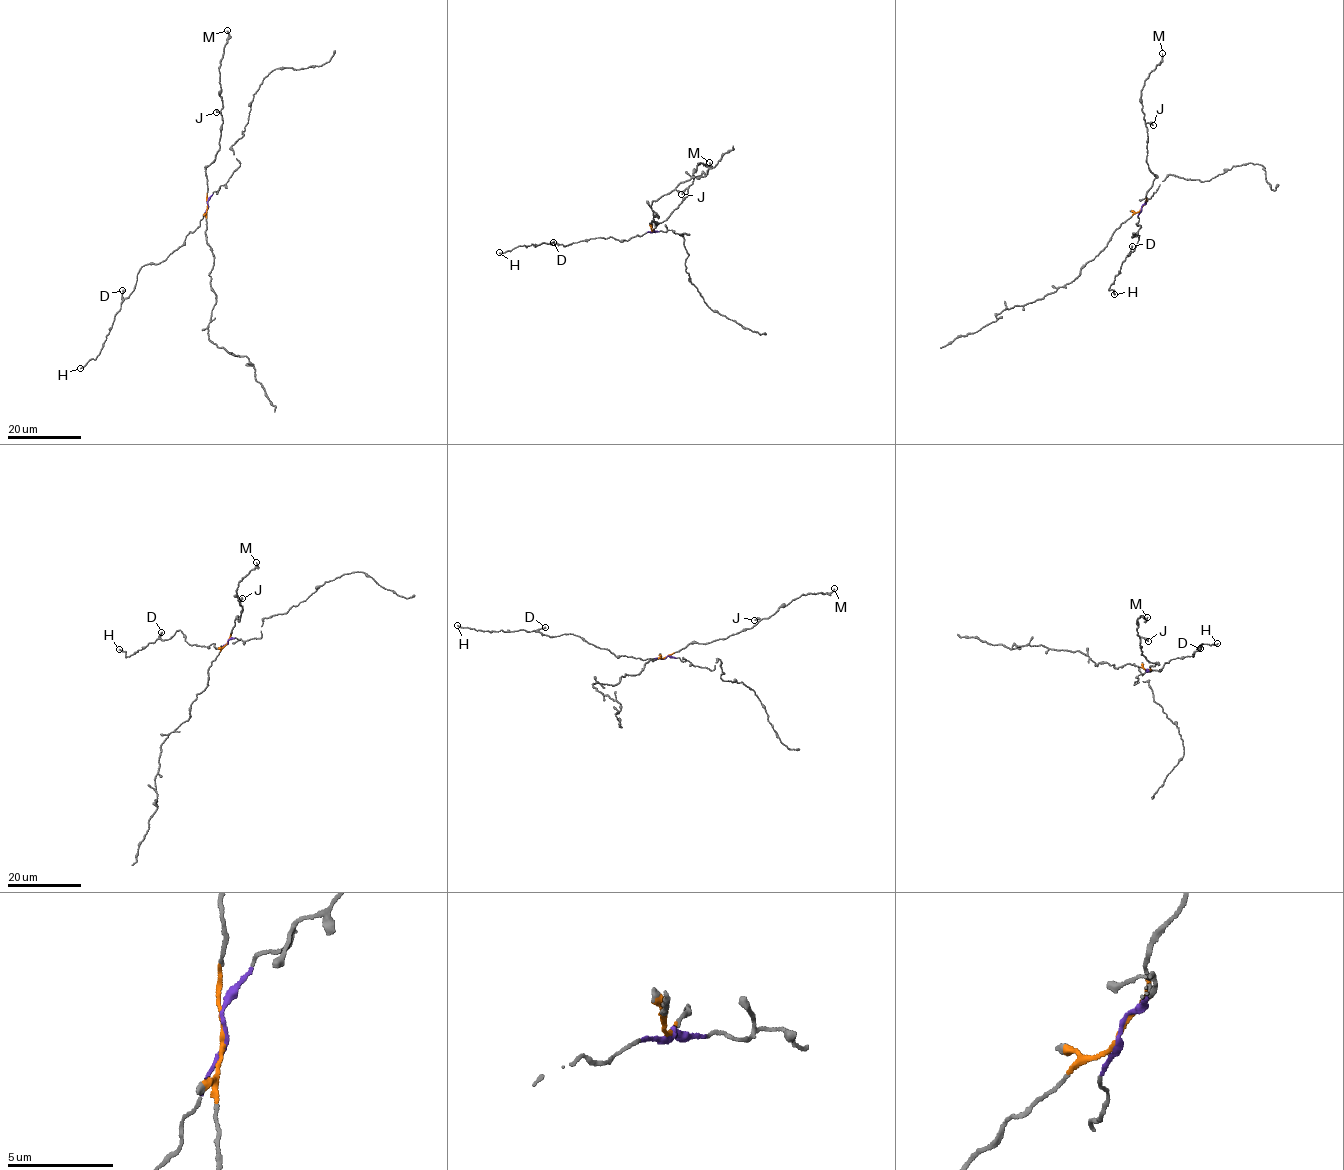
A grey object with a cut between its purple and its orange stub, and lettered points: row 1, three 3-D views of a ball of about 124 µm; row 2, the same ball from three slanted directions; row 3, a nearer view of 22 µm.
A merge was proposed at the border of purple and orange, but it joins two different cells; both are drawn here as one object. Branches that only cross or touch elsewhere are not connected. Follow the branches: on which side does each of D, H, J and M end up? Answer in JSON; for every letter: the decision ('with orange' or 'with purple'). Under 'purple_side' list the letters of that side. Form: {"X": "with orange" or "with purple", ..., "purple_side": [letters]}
{"D": "with purple", "H": "with purple", "J": "with orange", "M": "with orange", "purple_side": ["D", "H"]}

